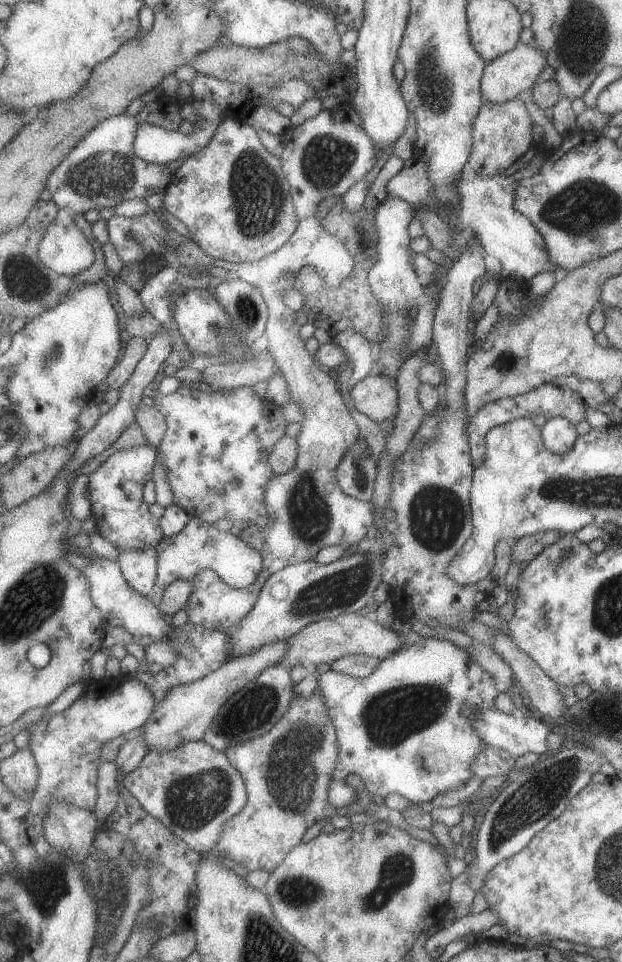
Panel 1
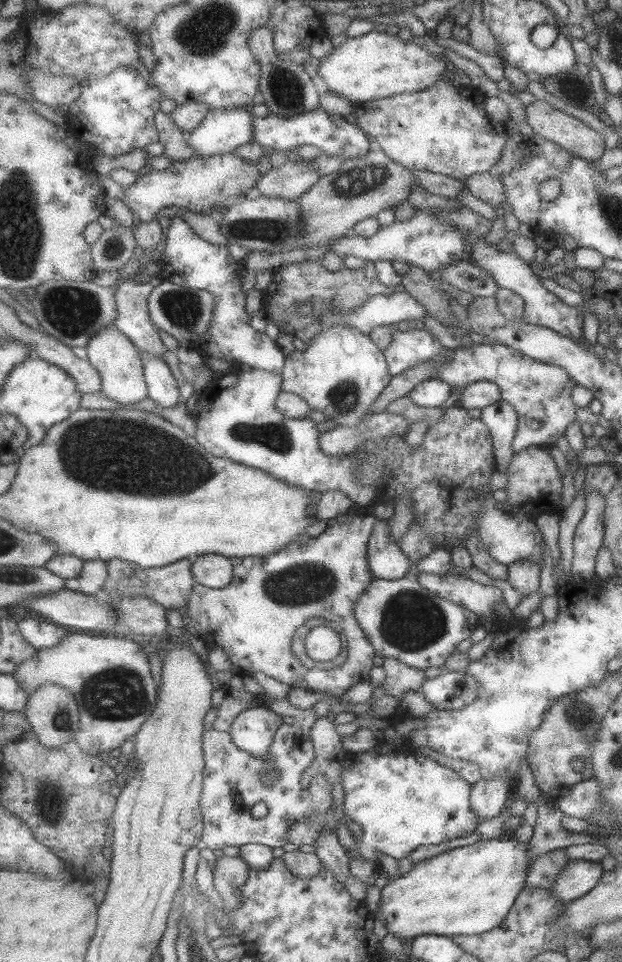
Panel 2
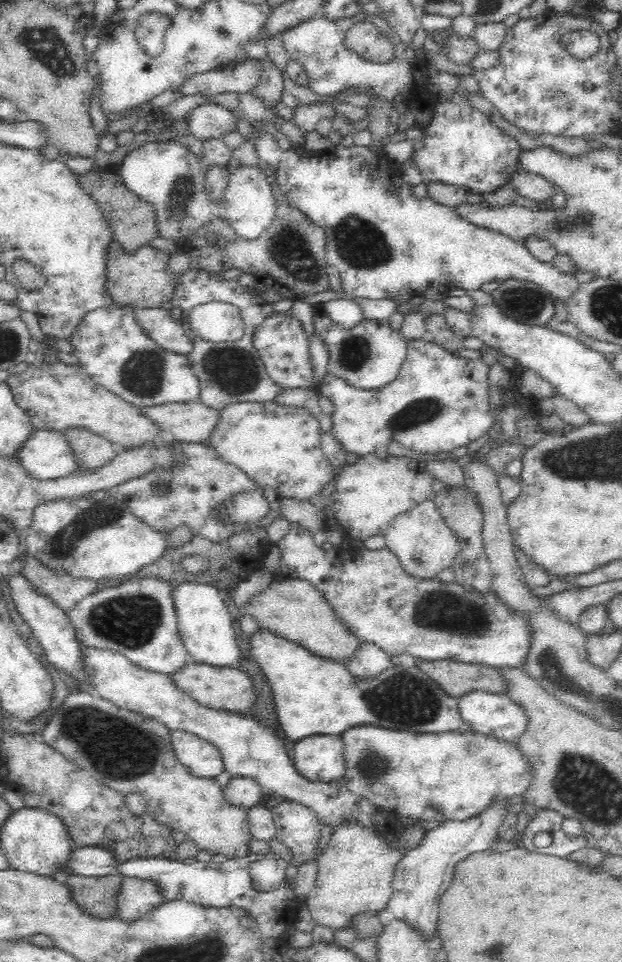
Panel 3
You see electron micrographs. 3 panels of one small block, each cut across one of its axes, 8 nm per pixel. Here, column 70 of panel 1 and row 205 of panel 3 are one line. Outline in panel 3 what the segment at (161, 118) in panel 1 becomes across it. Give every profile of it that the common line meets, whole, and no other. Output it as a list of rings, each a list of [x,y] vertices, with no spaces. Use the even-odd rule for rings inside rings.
[[[175,140],[148,142],[127,154],[120,164],[120,177],[126,187],[138,197],[151,202],[156,207],[160,236],[182,242],[178,248],[192,240],[192,235],[200,231],[210,220],[215,220],[212,199],[204,191],[208,164],[194,156],[192,152]]]

